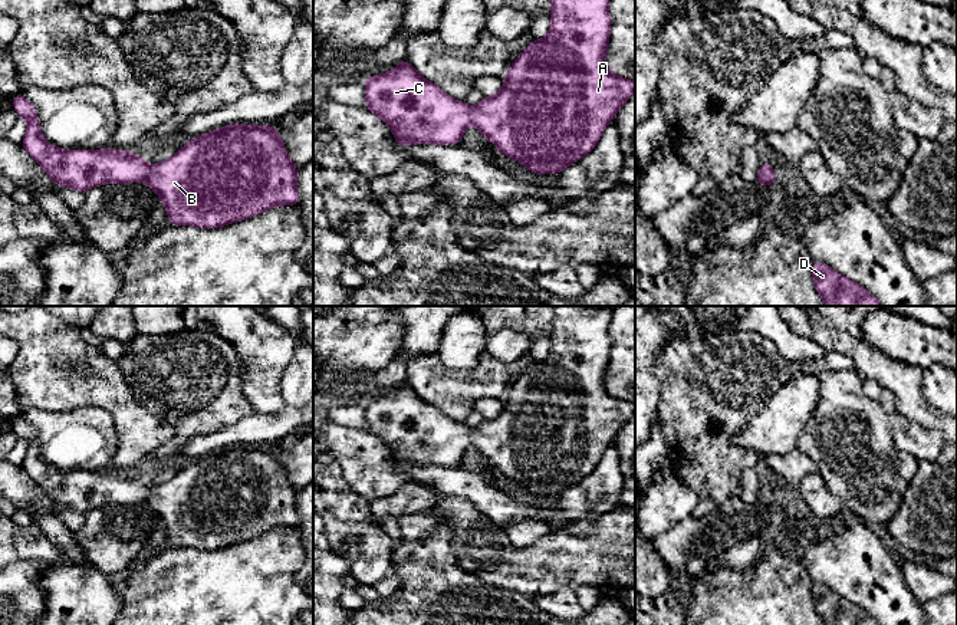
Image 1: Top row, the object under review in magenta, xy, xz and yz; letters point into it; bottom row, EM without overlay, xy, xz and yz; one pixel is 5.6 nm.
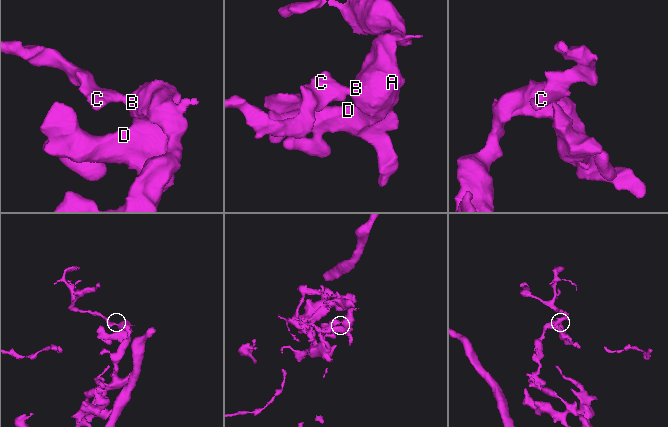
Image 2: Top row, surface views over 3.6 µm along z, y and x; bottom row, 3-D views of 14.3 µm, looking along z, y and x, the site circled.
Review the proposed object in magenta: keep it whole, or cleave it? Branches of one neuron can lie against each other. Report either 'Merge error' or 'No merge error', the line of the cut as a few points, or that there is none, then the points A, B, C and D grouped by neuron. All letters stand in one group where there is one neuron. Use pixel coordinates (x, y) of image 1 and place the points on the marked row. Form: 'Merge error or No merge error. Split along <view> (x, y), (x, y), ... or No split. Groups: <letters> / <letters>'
No merge error. No split. Groups: A B C D

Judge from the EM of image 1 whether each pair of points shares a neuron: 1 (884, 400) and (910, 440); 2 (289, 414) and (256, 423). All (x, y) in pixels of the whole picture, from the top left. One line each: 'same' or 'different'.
1: same
2: same

